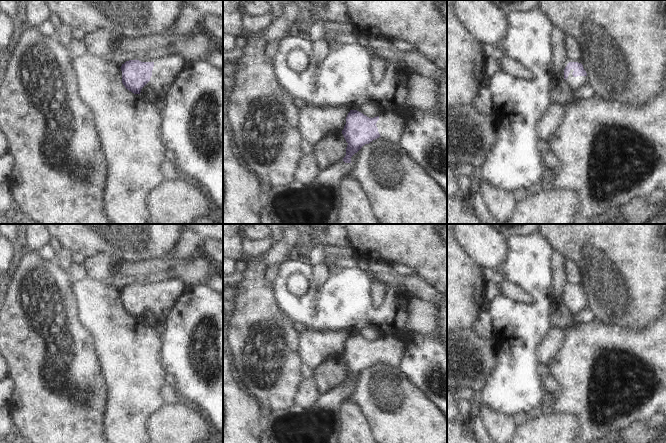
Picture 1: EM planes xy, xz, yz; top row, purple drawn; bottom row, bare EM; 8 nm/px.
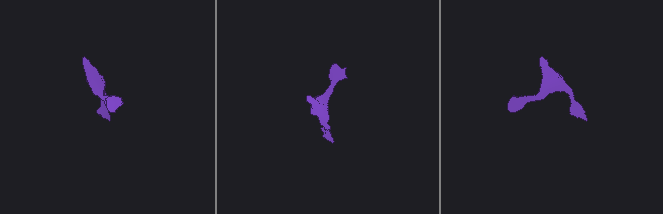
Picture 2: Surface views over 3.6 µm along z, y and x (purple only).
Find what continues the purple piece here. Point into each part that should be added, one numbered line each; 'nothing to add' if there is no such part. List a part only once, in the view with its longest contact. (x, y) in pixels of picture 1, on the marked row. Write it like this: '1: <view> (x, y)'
1: yz (575, 83)

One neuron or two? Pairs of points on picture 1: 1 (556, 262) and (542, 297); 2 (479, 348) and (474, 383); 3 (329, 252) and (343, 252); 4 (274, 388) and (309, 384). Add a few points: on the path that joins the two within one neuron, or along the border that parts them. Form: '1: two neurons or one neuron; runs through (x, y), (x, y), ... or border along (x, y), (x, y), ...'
1: two neurons; border along (553, 251), (551, 256), (553, 295)
2: one neuron; runs through (475, 357), (474, 374)
3: one neuron; runs through (332, 252), (340, 252)
4: two neurons; border along (301, 381), (296, 393)

